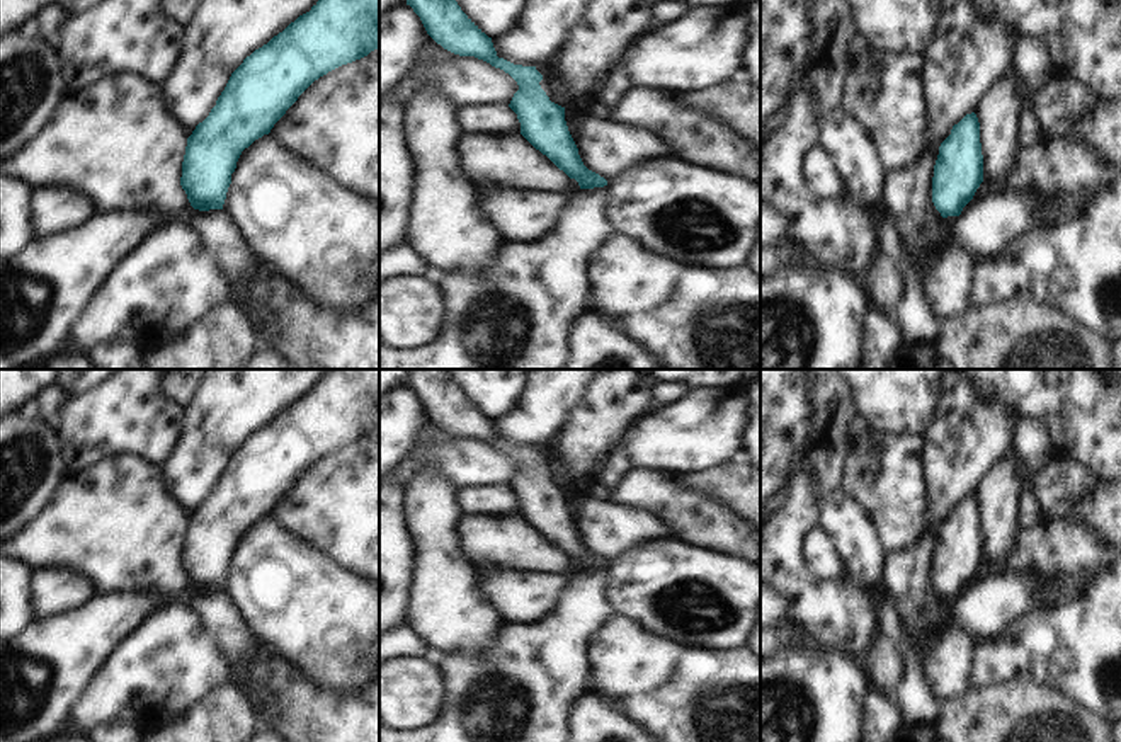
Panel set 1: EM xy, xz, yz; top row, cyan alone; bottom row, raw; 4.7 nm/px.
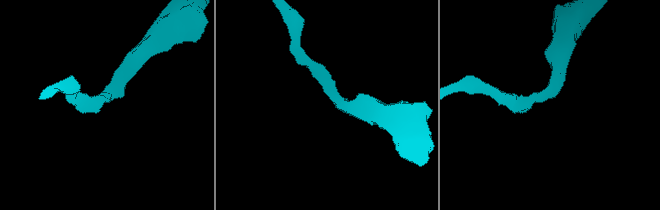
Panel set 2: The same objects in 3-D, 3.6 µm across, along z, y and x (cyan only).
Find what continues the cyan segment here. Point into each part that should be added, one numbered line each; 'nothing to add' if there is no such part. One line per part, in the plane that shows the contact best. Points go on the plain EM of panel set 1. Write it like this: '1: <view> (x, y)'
nothing to add

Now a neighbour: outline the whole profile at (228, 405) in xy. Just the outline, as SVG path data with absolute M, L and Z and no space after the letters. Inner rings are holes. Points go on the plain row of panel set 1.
M206 369L202 380L184 407L182 432L162 465L163 483L172 499L192 516L225 471L231 454L255 431L267 425L299 397L311 391L330 369Z

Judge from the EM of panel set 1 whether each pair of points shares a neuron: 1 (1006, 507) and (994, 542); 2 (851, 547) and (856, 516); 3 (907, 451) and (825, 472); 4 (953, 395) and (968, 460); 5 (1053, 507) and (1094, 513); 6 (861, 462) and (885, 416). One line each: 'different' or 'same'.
1: same
2: same
3: different
4: same
5: different
6: different

